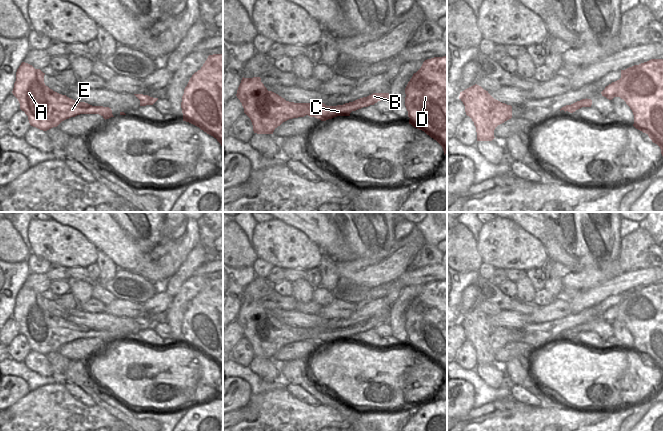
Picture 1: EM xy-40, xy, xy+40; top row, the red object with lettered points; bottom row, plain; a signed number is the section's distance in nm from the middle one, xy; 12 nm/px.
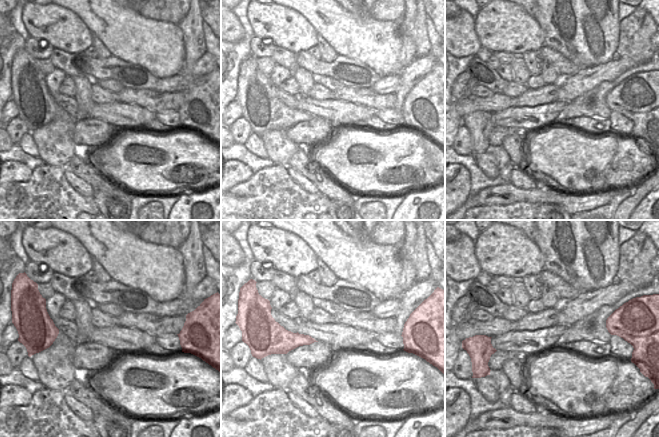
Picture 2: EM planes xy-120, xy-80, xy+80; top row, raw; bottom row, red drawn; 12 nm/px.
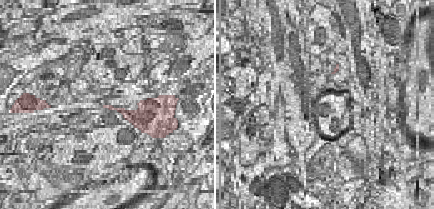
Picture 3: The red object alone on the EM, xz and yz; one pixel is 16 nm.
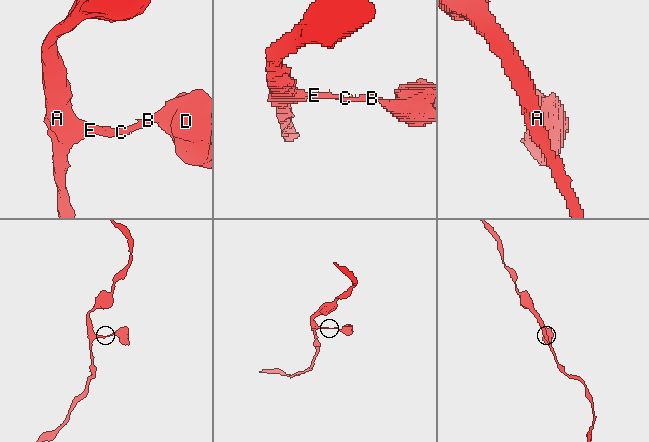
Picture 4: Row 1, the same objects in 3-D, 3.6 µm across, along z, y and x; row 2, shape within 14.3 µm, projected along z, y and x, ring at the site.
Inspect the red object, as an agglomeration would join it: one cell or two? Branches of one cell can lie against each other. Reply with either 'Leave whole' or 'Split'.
Leave whole.

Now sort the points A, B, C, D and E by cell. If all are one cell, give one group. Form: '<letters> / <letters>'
A B C D E

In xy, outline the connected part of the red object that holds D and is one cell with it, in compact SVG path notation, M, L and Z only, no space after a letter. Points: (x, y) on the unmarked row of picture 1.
M447 280L425 284L408 306L405 318L409 348L436 364L447 378Z

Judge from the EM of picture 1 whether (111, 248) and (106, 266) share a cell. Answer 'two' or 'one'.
two

